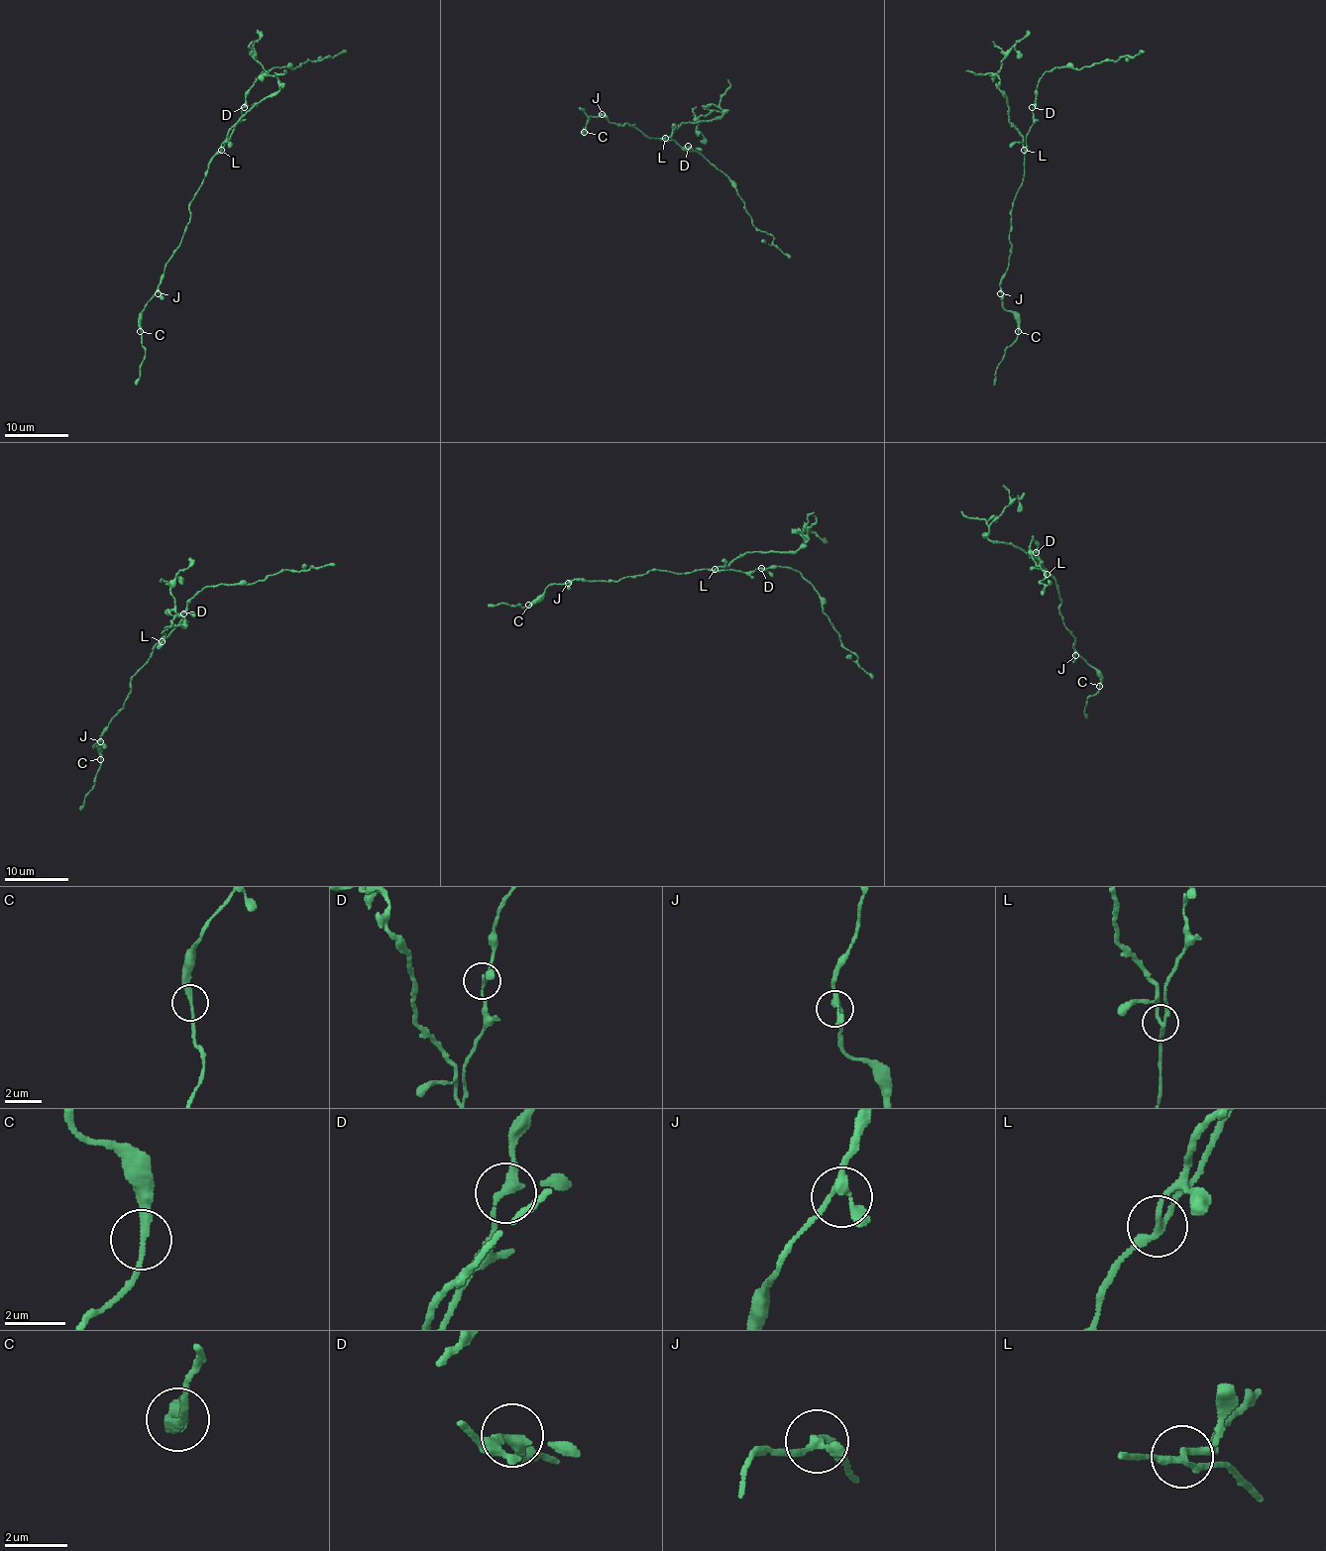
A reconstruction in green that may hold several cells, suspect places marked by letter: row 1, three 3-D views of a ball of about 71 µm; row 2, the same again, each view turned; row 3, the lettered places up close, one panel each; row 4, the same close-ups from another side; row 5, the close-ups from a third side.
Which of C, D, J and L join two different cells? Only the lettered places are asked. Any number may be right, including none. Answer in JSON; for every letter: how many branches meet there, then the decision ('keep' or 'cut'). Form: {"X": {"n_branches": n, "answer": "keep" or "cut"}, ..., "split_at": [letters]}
{"C": {"n_branches": 2, "answer": "keep"}, "D": {"n_branches": 3, "answer": "keep"}, "J": {"n_branches": 3, "answer": "keep"}, "L": {"n_branches": 3, "answer": "cut"}, "split_at": ["L"]}

